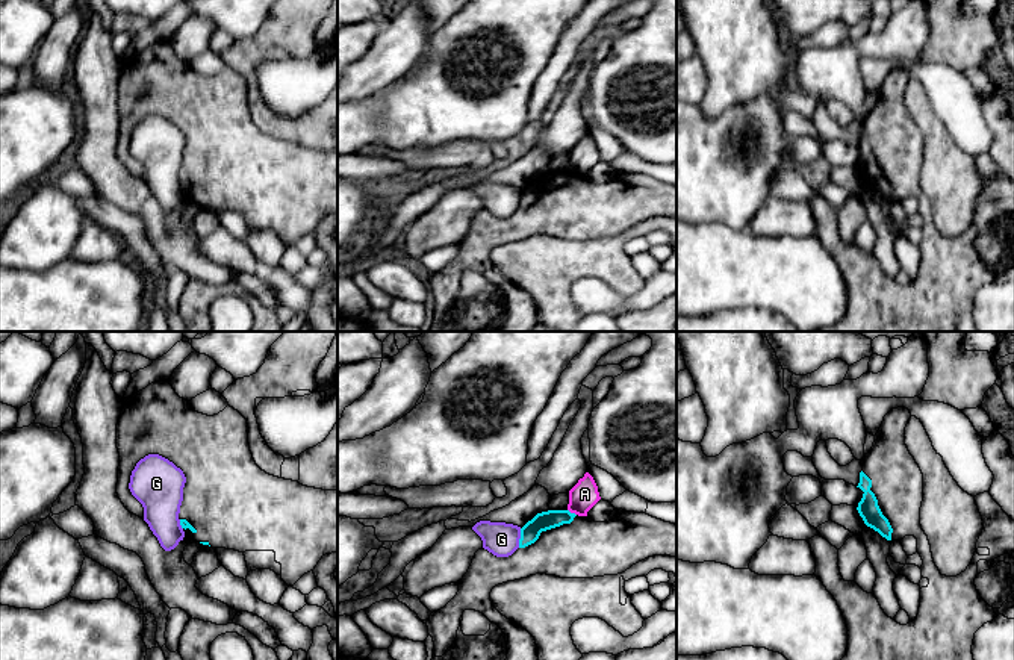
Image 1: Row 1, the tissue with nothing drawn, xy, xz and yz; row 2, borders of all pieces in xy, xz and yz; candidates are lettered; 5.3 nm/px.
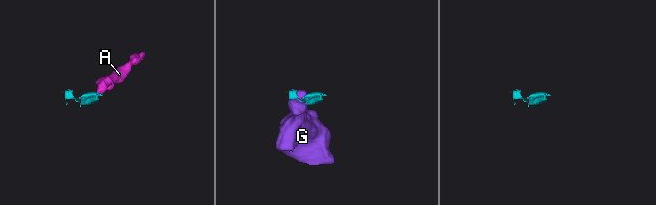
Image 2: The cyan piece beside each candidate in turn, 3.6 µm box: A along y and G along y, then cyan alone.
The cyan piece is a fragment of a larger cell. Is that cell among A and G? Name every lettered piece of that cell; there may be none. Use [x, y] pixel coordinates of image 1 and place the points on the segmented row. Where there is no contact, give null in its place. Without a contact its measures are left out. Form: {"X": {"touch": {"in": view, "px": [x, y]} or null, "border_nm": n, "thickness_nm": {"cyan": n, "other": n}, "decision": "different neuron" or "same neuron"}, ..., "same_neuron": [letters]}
{"A": {"touch": {"in": "xz", "px": [572, 513]}, "border_nm": 60, "thickness_nm": {"cyan": 100, "other": 150}, "decision": "different neuron"}, "G": {"touch": {"in": "xz", "px": [521, 538]}, "border_nm": 110, "thickness_nm": {"cyan": 100, "other": 180}, "decision": "different neuron"}, "same_neuron": []}

